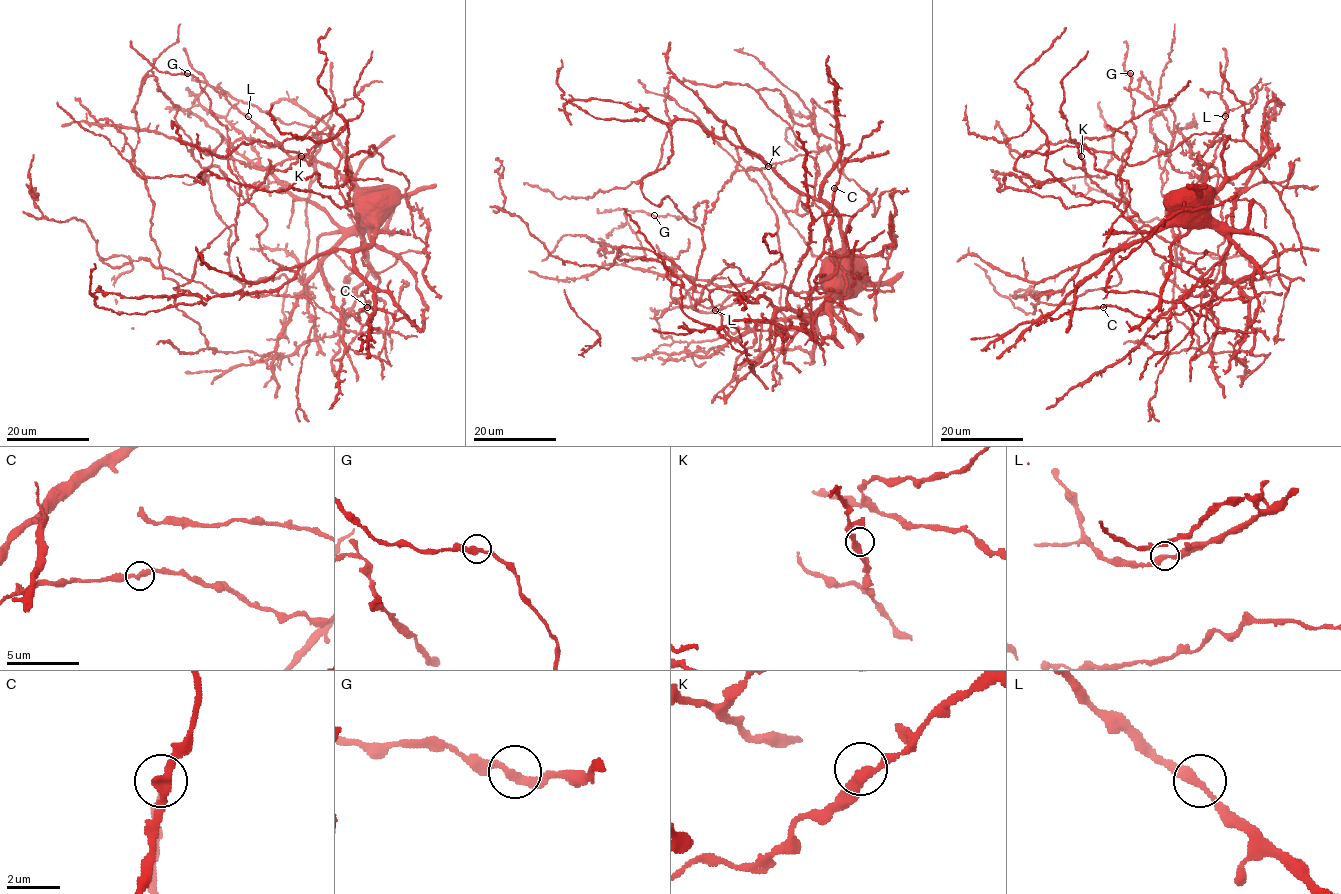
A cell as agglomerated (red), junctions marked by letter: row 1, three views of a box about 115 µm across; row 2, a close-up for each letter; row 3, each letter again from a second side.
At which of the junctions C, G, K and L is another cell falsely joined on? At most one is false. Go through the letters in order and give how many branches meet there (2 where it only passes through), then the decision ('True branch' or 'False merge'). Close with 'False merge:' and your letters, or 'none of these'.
C: Branches: 2. True branch
G: Branches: 2. True branch
K: Branches: 2. True branch
L: Branches: 2. True branch
False merge: none of these

